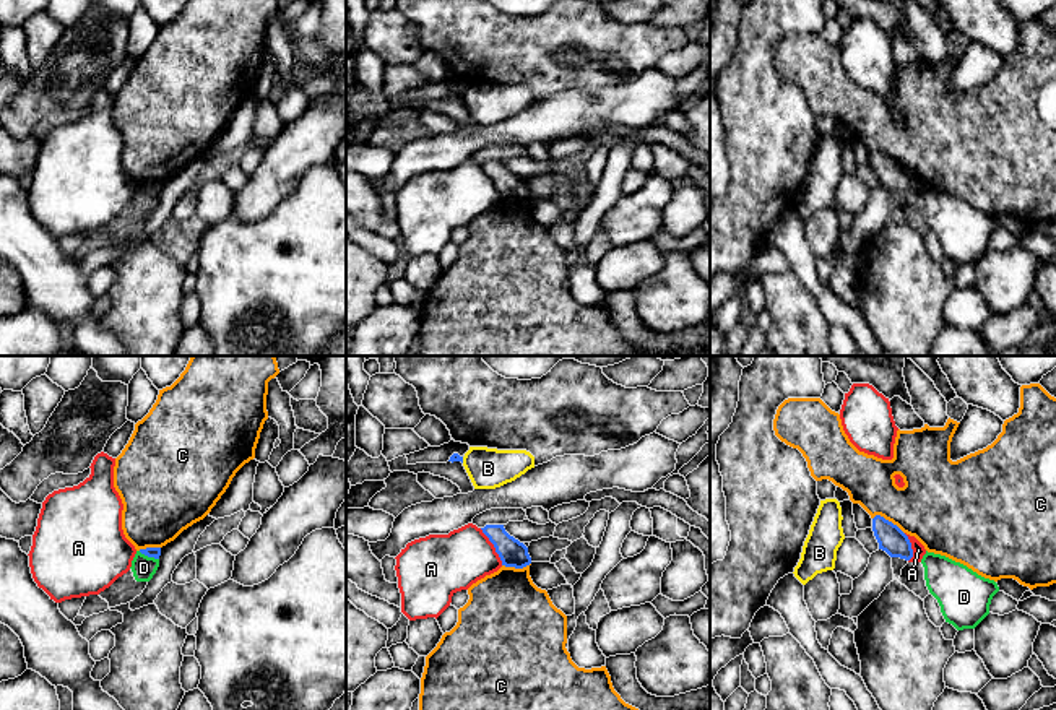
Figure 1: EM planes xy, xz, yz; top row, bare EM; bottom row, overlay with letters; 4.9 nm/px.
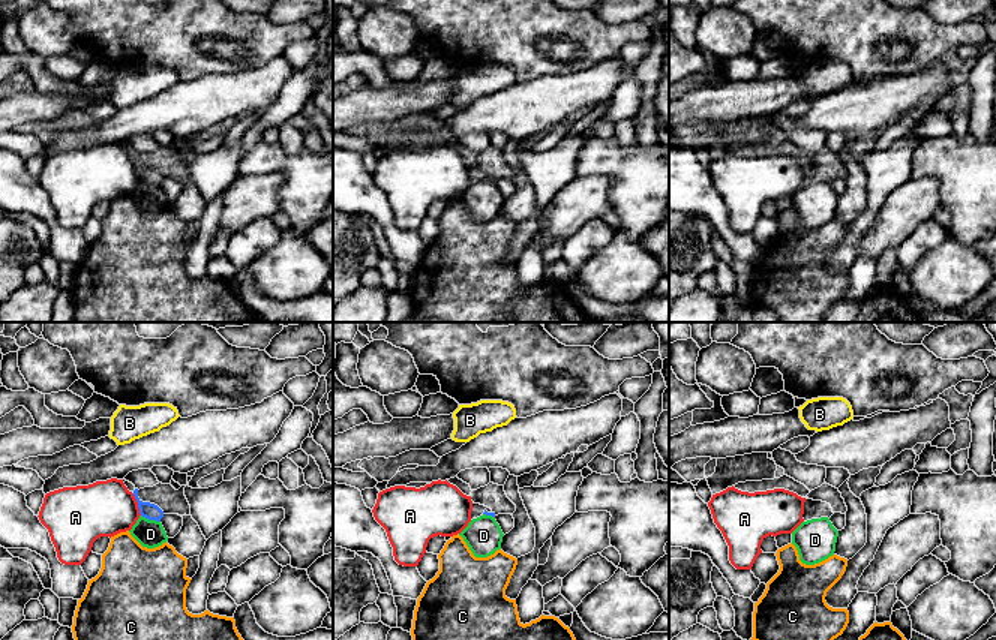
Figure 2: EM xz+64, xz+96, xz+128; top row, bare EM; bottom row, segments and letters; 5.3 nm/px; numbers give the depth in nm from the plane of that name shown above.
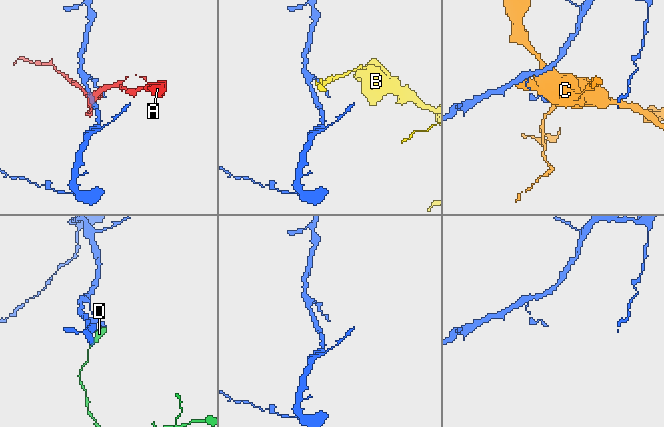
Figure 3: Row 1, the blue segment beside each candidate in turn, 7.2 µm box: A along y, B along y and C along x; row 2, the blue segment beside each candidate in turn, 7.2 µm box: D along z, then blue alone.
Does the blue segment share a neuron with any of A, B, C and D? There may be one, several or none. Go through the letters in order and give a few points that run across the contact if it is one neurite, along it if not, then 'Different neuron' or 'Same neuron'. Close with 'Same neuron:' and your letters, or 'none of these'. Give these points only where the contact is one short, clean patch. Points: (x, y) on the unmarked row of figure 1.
A: Line: xz (480, 164), (502, 200). Different neuron
B: Line: xz (462, 93), (463, 98). Different neuron
C: Different neuron
D: Line: xy (138, 187), (158, 195). Different neuron
Same neuron: none of these

